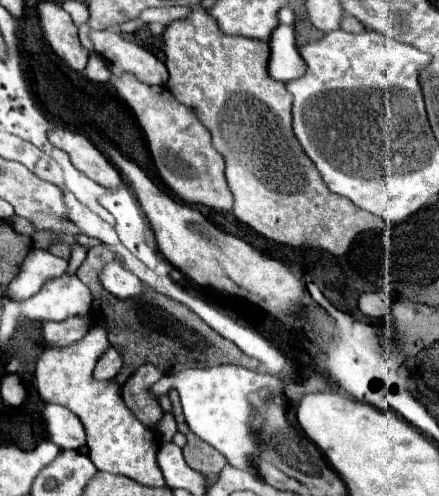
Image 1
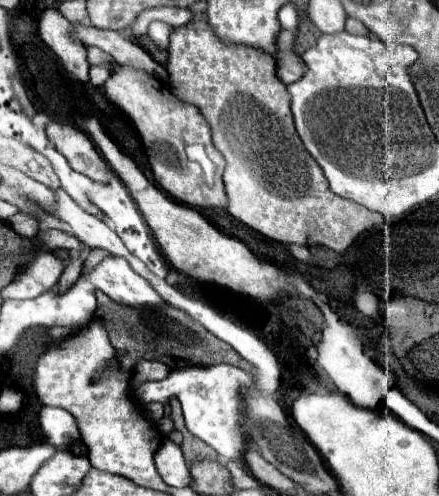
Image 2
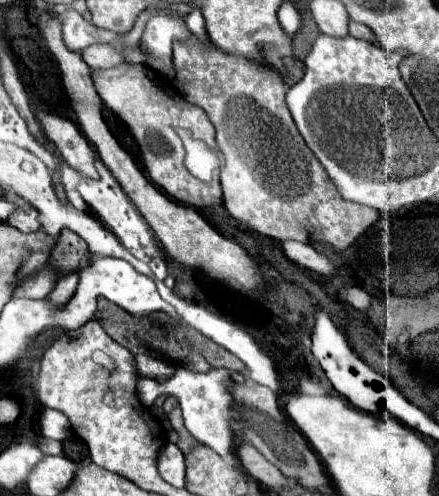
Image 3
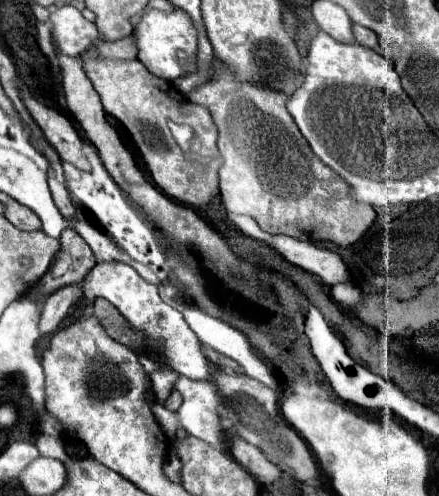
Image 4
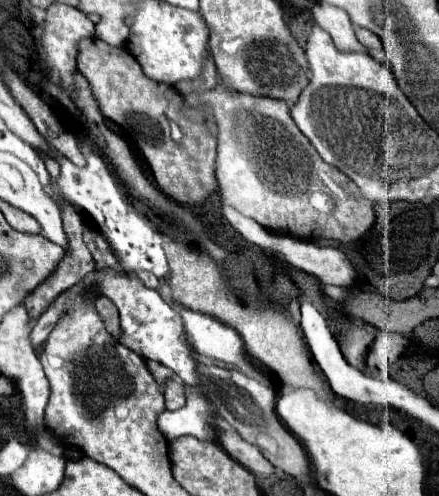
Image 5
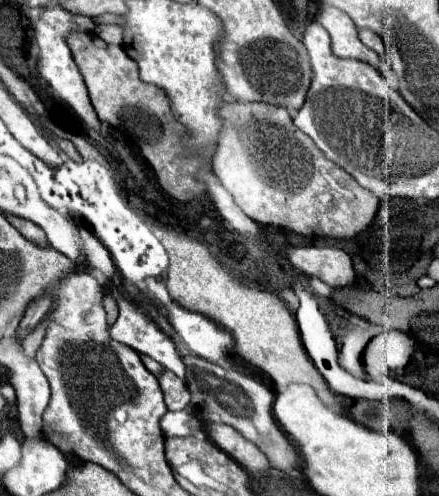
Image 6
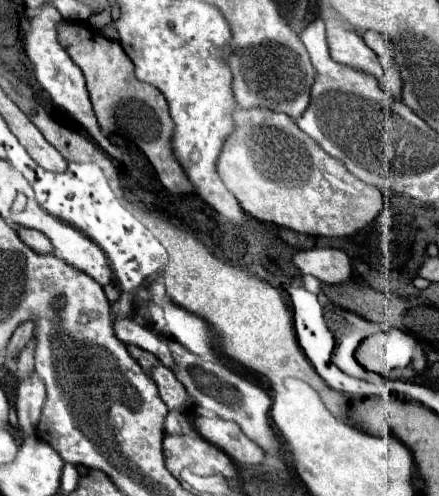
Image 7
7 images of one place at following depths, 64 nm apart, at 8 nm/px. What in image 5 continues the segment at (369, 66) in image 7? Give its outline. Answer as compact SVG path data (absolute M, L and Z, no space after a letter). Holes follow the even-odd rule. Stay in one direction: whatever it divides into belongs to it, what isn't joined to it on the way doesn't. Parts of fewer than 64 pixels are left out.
M320 2L314 6L312 14L316 24L320 24L320 28L332 36L334 46L340 52L366 52L366 48L356 40L350 16L342 8Z

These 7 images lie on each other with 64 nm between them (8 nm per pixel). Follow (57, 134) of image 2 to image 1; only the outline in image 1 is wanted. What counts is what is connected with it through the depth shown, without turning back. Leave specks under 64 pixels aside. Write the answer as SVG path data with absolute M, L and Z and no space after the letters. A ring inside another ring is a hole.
M56 128L48 132L48 140L56 148L64 150L70 156L70 162L94 182L106 188L116 188L124 184L120 172L108 162L108 158L86 136L66 130L66 128Z

